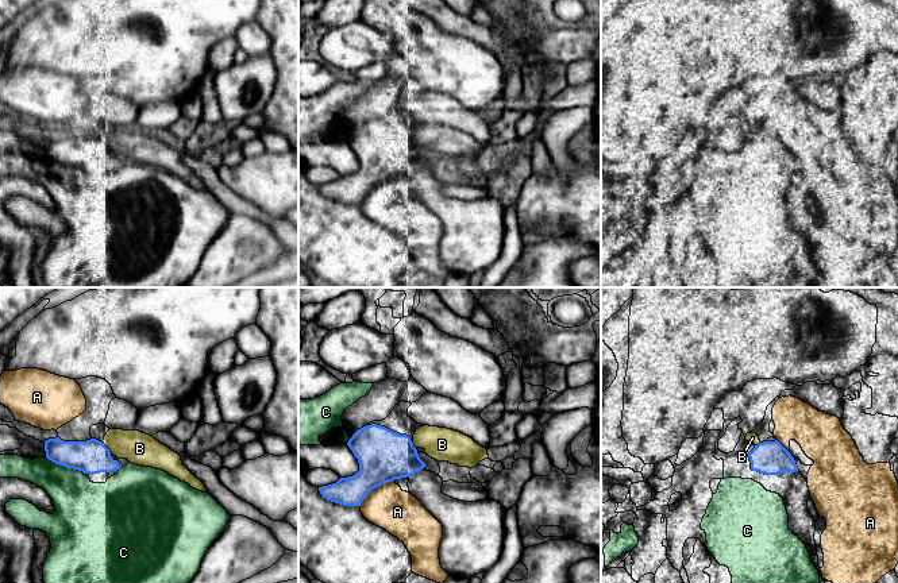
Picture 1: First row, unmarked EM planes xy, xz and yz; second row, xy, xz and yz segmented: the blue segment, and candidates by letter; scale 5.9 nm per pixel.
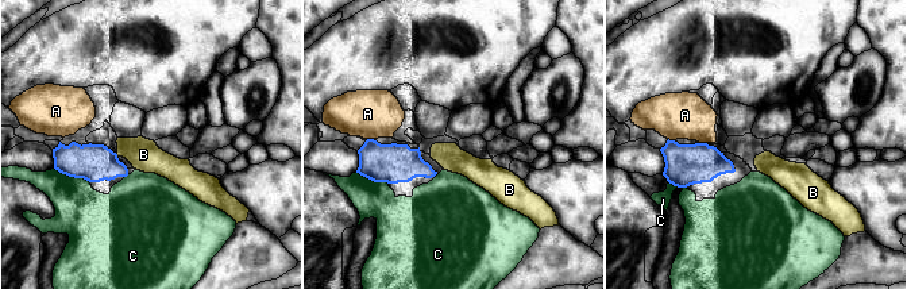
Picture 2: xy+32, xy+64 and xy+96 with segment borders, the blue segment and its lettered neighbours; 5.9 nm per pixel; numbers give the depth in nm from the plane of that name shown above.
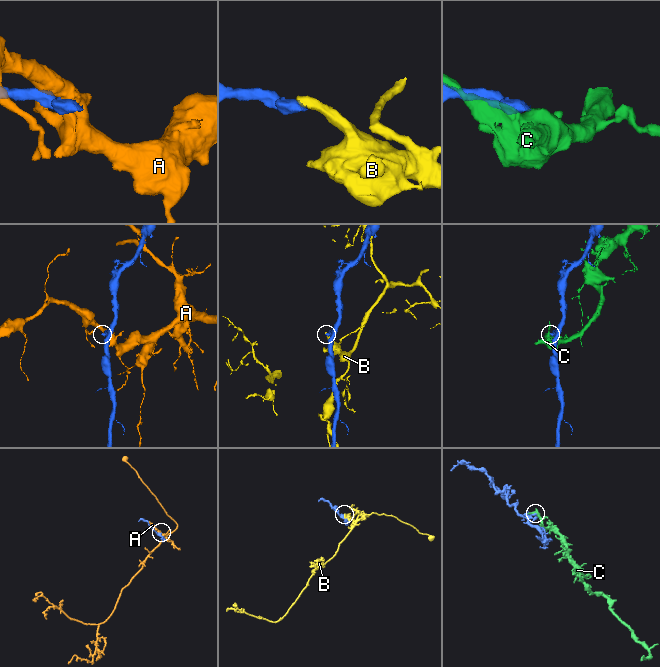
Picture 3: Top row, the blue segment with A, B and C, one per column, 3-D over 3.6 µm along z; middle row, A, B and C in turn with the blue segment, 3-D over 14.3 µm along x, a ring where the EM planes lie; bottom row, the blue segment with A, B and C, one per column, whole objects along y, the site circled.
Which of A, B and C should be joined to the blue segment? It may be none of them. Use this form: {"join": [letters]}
{"join": []}

